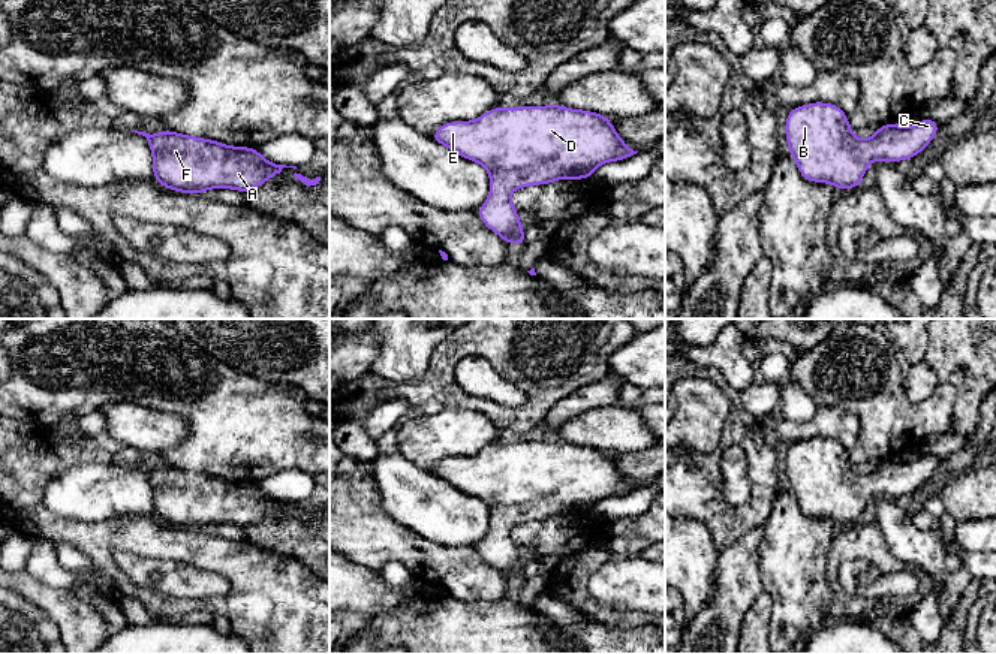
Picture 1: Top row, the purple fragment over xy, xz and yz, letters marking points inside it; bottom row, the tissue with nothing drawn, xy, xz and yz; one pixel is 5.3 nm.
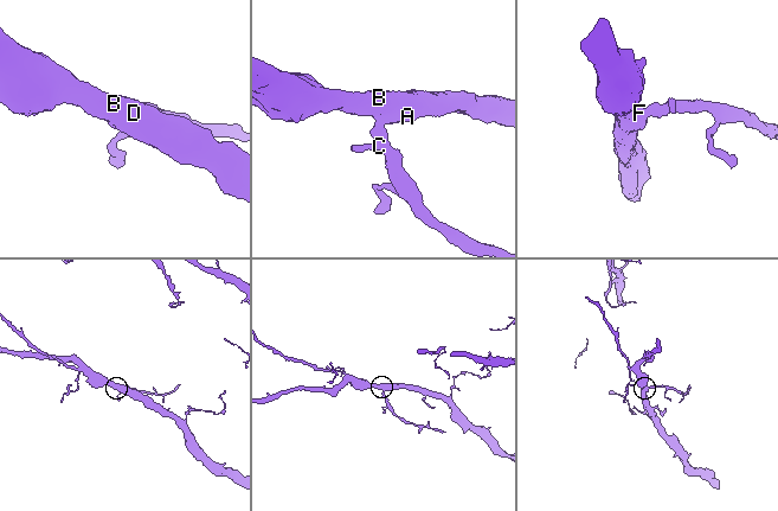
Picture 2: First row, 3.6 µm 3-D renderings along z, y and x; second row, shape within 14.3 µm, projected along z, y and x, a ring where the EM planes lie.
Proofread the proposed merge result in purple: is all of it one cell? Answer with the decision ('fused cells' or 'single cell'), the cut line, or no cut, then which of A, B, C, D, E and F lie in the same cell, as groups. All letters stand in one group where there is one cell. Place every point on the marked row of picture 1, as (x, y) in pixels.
single cell | no cut | A B C D E F

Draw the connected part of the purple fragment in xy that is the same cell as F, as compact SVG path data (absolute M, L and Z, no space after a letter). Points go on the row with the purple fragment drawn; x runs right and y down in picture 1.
M166 129L163 133L151 133L151 135L138 130L132 132L145 136L148 141L153 154L154 181L157 181L160 186L169 190L180 193L202 195L208 189L234 189L241 193L246 193L259 187L261 184L276 177L277 174L280 174L283 168L297 169L297 166L277 165L265 160L262 154L258 151L258 148L231 147L211 139L181 135L169 129Z

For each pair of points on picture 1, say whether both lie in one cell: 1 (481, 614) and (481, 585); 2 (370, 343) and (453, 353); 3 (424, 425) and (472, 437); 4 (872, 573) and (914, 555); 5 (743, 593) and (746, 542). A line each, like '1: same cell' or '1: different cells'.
1: different cells
2: different cells
3: same cell
4: different cells
5: same cell

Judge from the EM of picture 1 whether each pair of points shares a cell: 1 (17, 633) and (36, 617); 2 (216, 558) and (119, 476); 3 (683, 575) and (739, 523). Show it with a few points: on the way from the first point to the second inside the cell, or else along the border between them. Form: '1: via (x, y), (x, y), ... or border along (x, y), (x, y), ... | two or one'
1: border along (15, 609), (33, 624), (42, 638) | two
2: border along (153, 514), (129, 517) | two
3: border along (692, 518), (709, 530), (718, 549) | two

